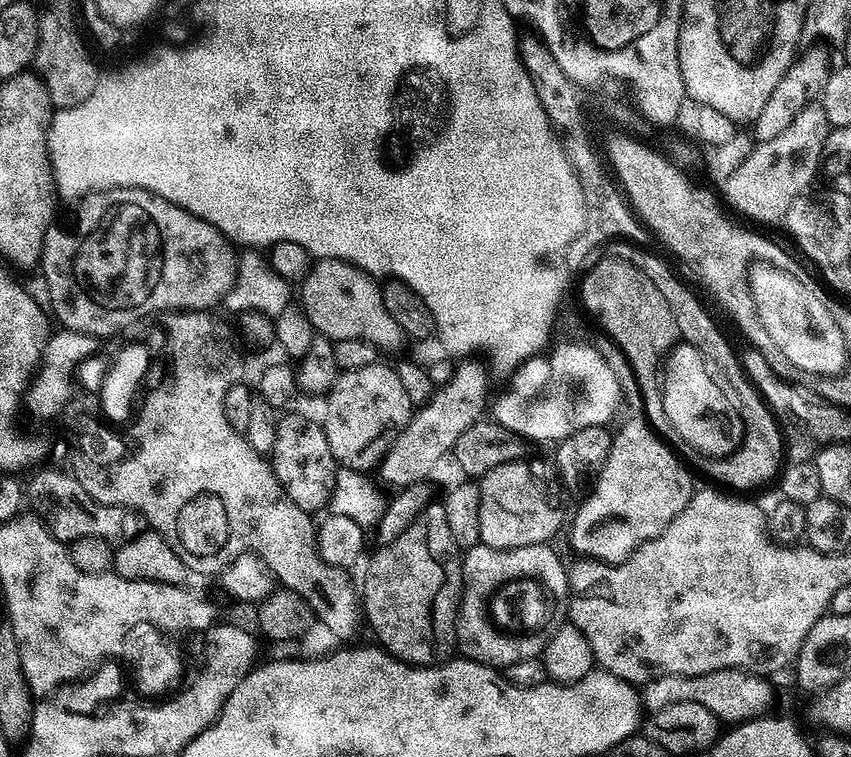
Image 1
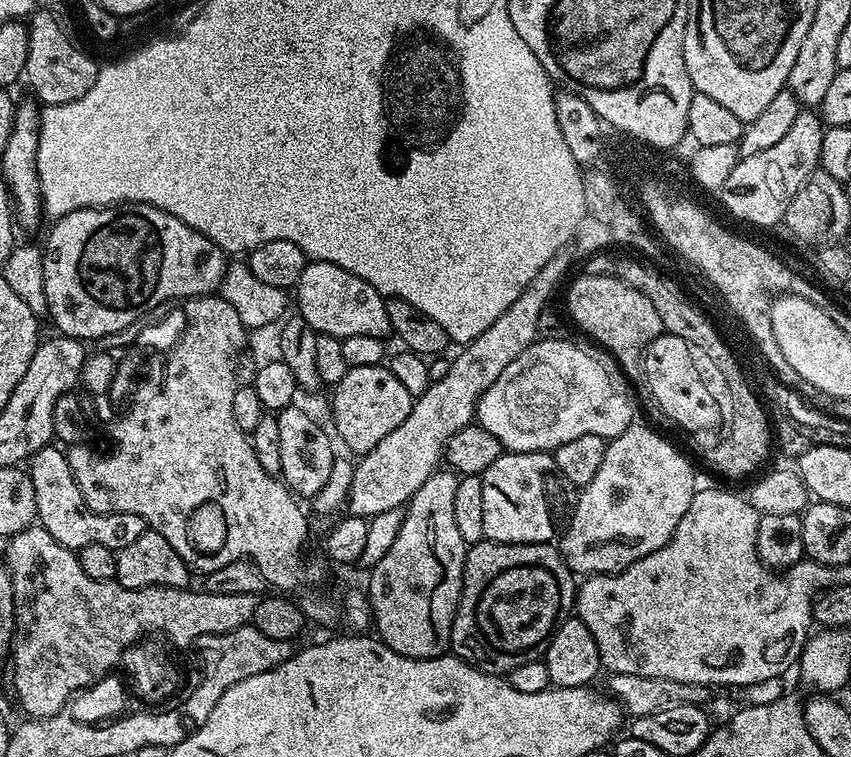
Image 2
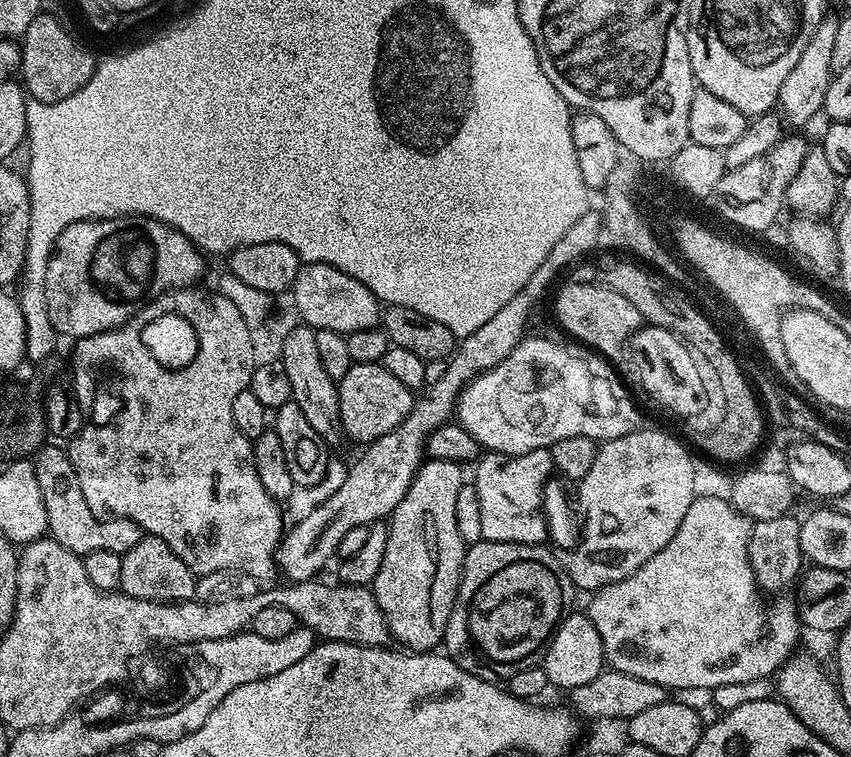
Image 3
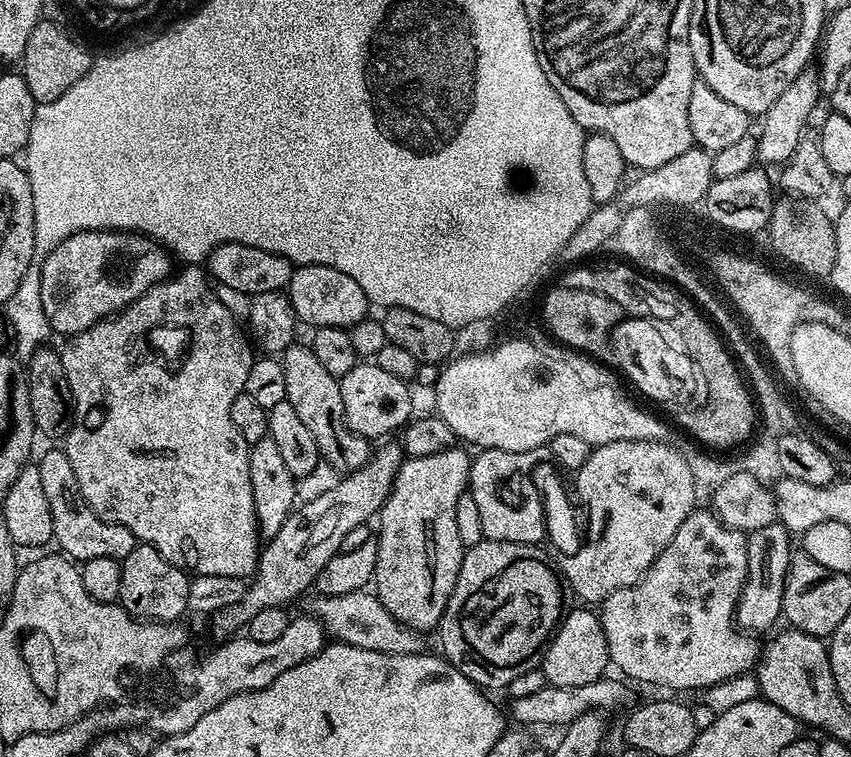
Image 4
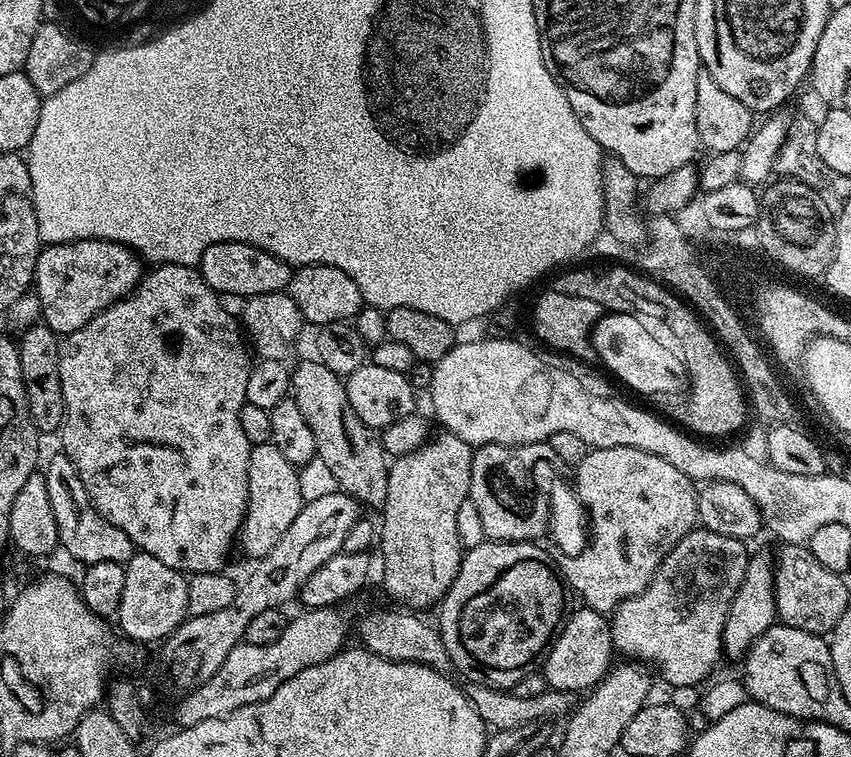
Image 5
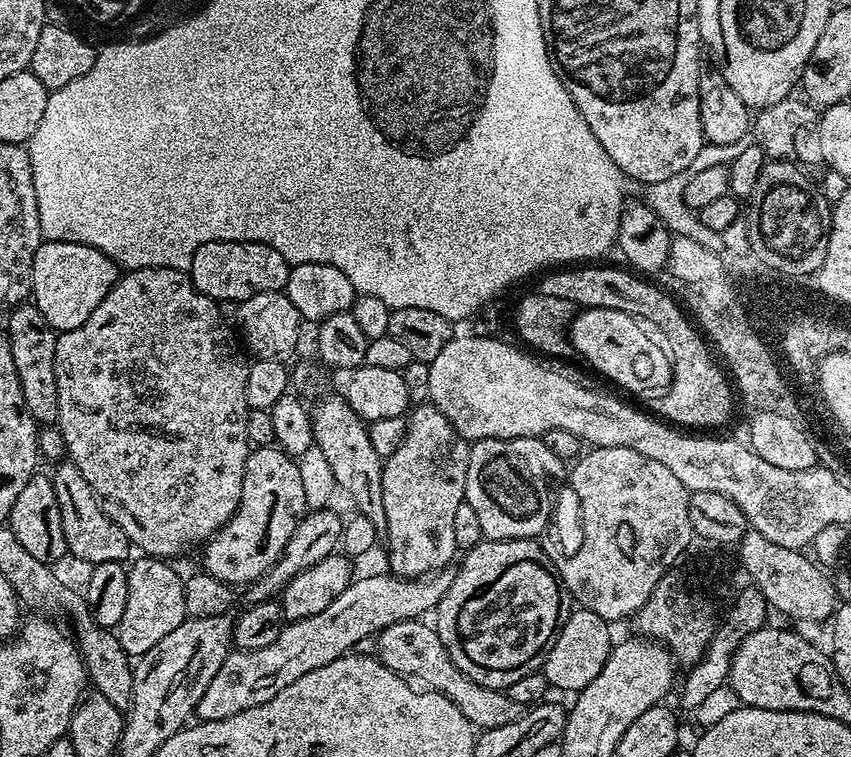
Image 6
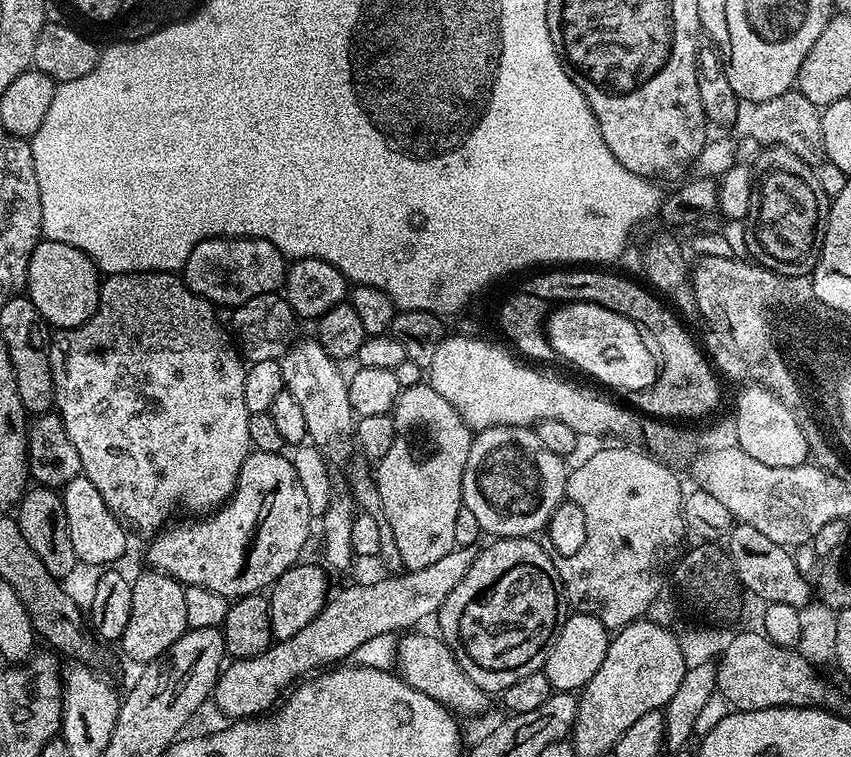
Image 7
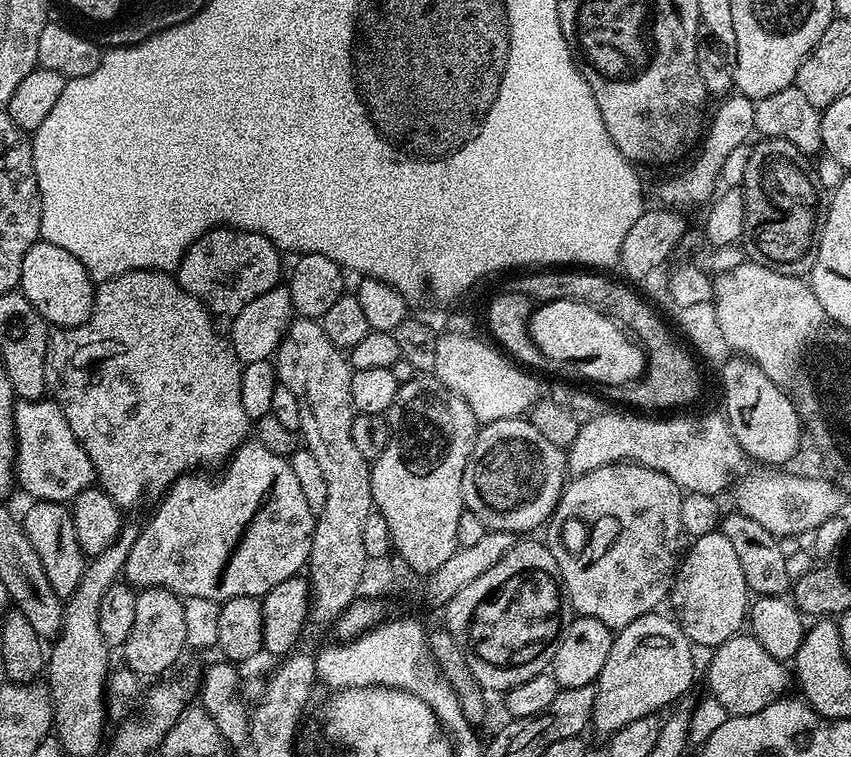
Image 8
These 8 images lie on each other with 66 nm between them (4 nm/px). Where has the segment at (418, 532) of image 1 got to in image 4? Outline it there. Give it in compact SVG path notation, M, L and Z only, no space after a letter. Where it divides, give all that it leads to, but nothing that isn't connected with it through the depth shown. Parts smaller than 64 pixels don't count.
M460 446L442 450L438 454L426 454L405 459L401 463L398 474L392 483L386 502L380 507L380 536L376 540L378 546L378 562L374 577L376 597L394 614L398 622L415 632L428 634L428 631L439 629L440 619L450 602L450 594L454 594L454 586L458 582L458 570L464 561L466 545L458 538L458 498L469 487L468 475L472 469L473 457L463 452Z

